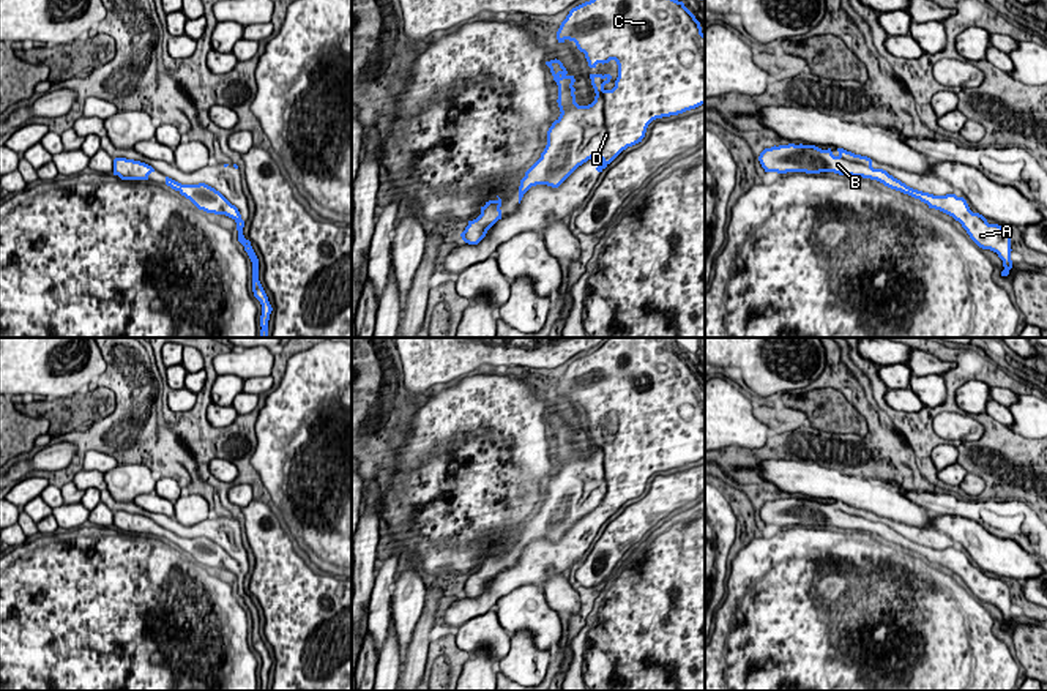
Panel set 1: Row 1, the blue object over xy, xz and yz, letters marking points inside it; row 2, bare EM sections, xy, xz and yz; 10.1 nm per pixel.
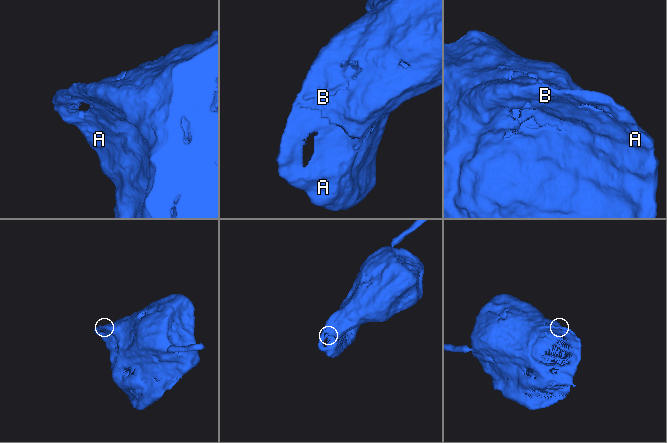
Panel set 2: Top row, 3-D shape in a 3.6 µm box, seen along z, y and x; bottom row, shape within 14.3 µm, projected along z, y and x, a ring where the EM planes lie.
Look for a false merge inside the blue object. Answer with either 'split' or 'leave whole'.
leave whole

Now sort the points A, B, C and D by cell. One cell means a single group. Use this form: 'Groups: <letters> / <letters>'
Groups: A B C D

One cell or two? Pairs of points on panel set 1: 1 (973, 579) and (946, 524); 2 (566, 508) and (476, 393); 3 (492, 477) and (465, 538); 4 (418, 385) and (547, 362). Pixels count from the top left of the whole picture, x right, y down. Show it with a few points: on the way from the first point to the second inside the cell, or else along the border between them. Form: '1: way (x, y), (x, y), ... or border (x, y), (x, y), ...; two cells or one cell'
1: border (932, 526), (945, 532), (954, 543); two cells
2: border (557, 447), (560, 469), (533, 518); two cells
3: way (476, 493), (472, 497), (470, 522); one cell
4: way (450, 354), (516, 355); one cell

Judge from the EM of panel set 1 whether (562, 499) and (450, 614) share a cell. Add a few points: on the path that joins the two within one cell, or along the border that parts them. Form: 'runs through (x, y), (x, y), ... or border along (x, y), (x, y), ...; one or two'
runs through (540, 534), (532, 557), (510, 579), (484, 592); one

